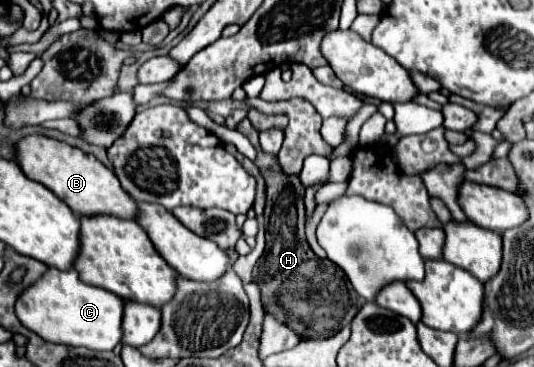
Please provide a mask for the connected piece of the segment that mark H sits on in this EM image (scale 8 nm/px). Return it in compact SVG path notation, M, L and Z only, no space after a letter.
M244 119L238 125L238 131L244 133L250 139L250 143L258 149L258 157L256 157L254 165L260 169L260 173L266 181L266 207L264 207L266 251L252 271L252 283L256 283L262 291L262 303L264 303L266 313L274 315L280 323L286 323L292 331L296 331L296 335L300 339L328 339L350 323L350 319L354 317L354 305L360 303L360 297L356 297L356 293L350 291L350 283L338 265L334 265L328 259L324 259L324 261L318 259L314 255L314 251L308 247L304 229L302 229L304 227L304 187L300 185L300 179L284 177L284 173L280 173L280 169L276 167L276 157L262 153L260 143L258 143L258 131L250 125L248 119Z

